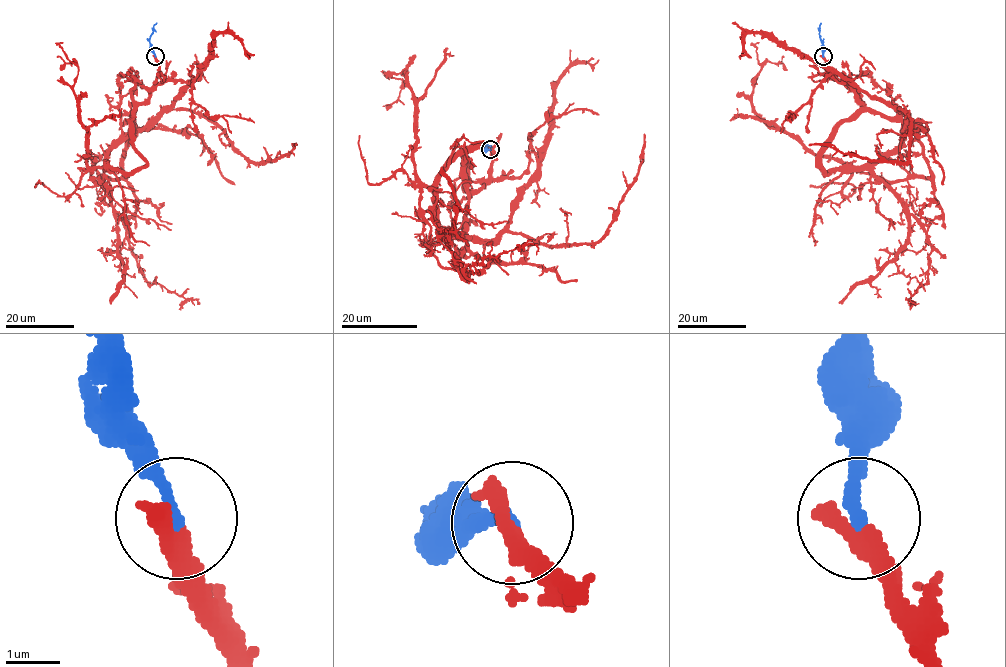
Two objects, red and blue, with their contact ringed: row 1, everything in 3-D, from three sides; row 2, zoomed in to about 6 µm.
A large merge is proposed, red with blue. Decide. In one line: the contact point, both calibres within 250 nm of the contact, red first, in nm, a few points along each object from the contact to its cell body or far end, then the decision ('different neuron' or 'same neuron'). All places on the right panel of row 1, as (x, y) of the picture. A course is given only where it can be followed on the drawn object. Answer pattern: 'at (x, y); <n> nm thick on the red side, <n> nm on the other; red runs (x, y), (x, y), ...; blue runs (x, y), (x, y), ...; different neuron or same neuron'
at (823, 56); 420 nm thick on the red side, 240 nm on the other; red runs (823, 57), (866, 107), (900, 116), (900, 143), (860, 168), (811, 153), (755, 112), (759, 42); blue runs (823, 56), (821, 23); same neuron

